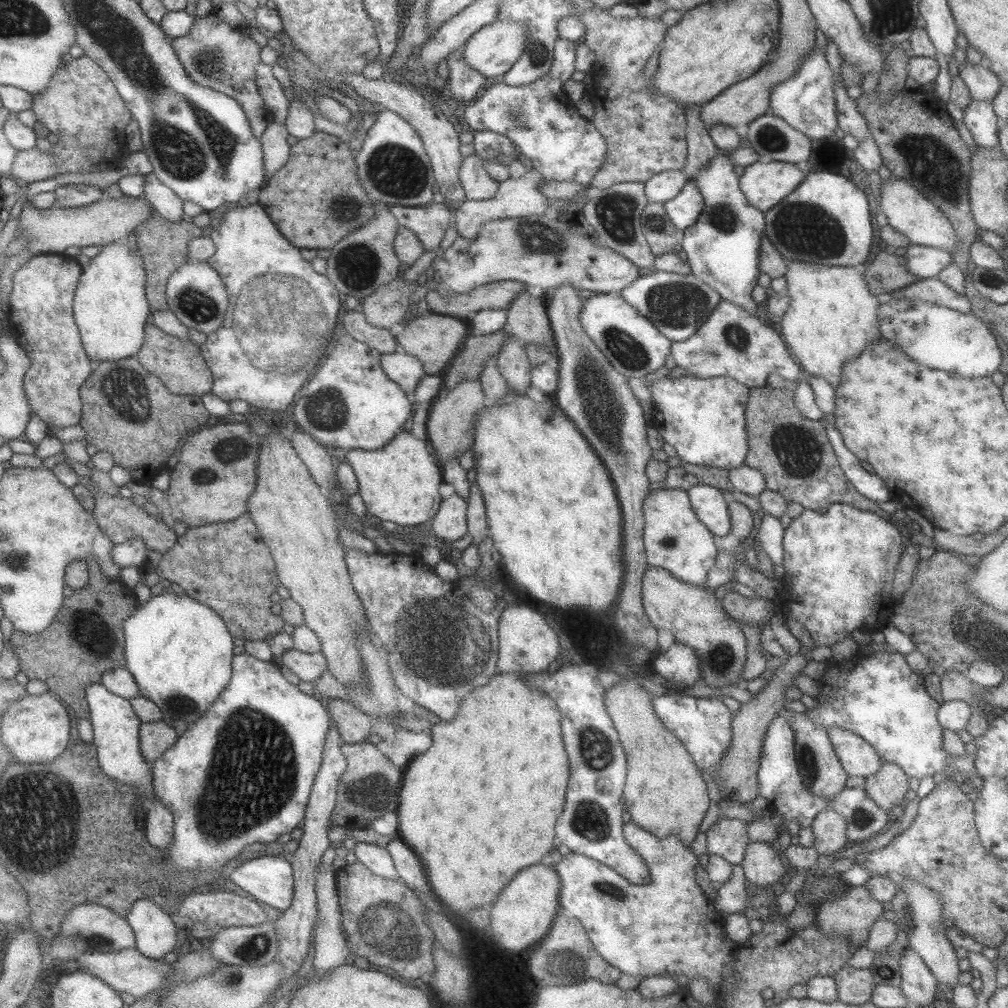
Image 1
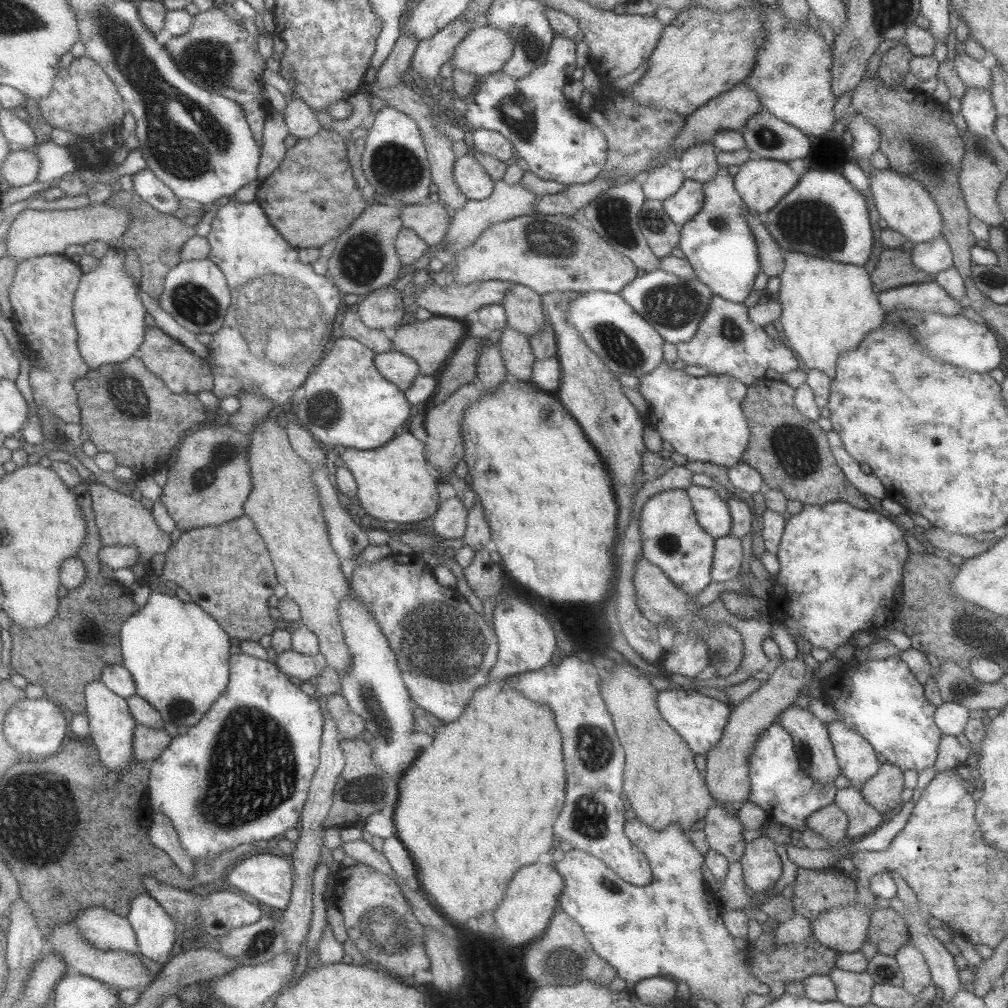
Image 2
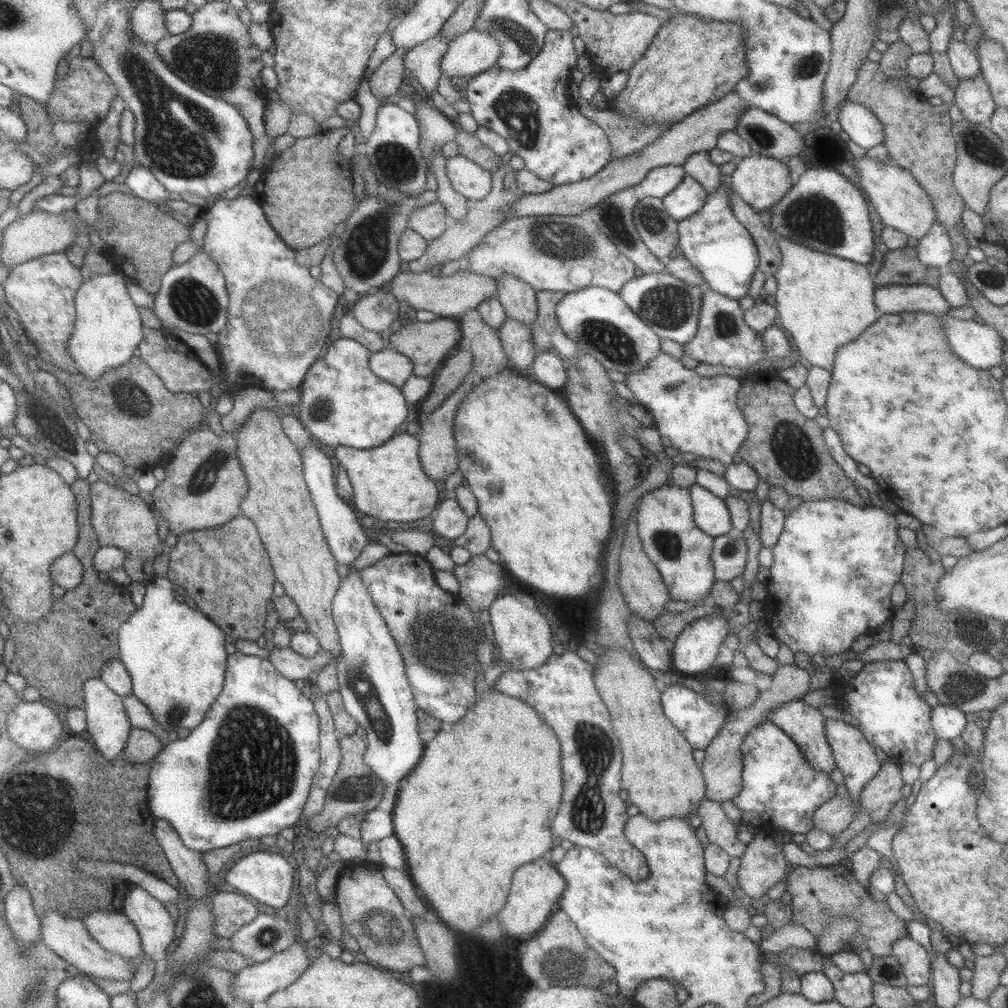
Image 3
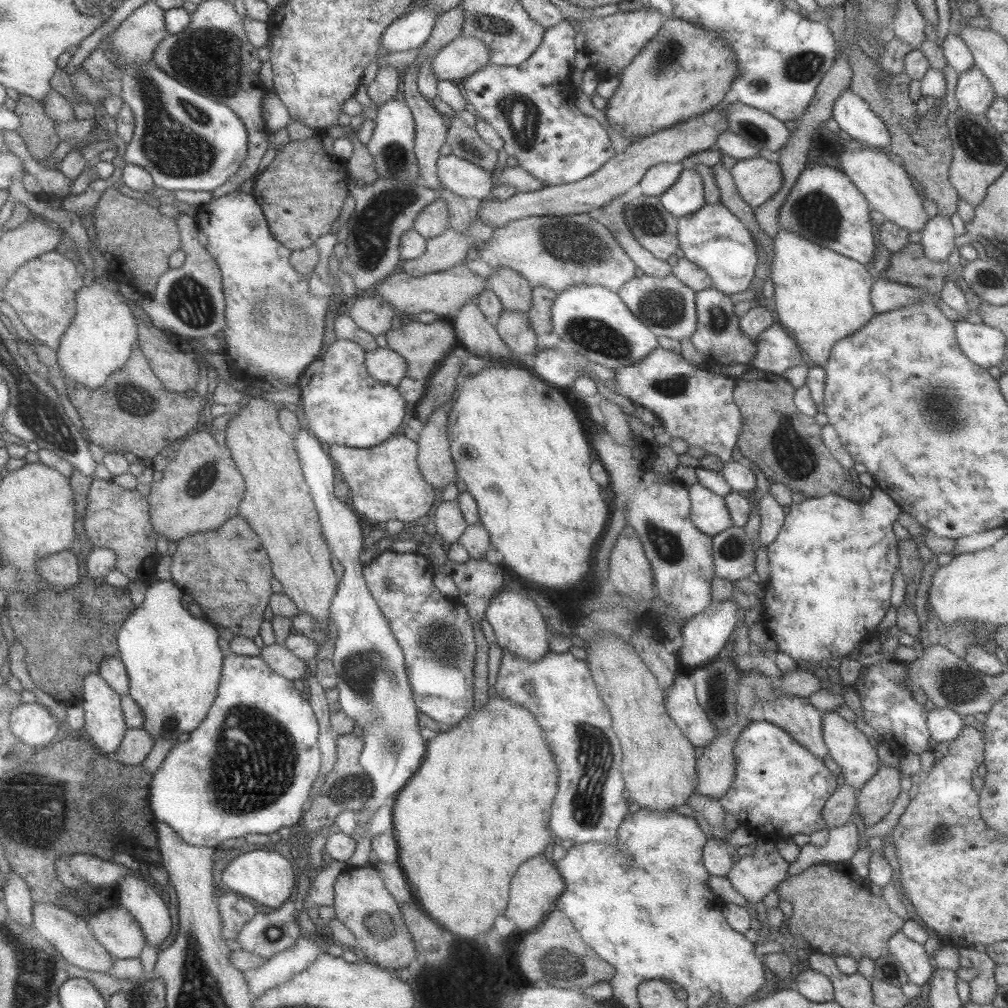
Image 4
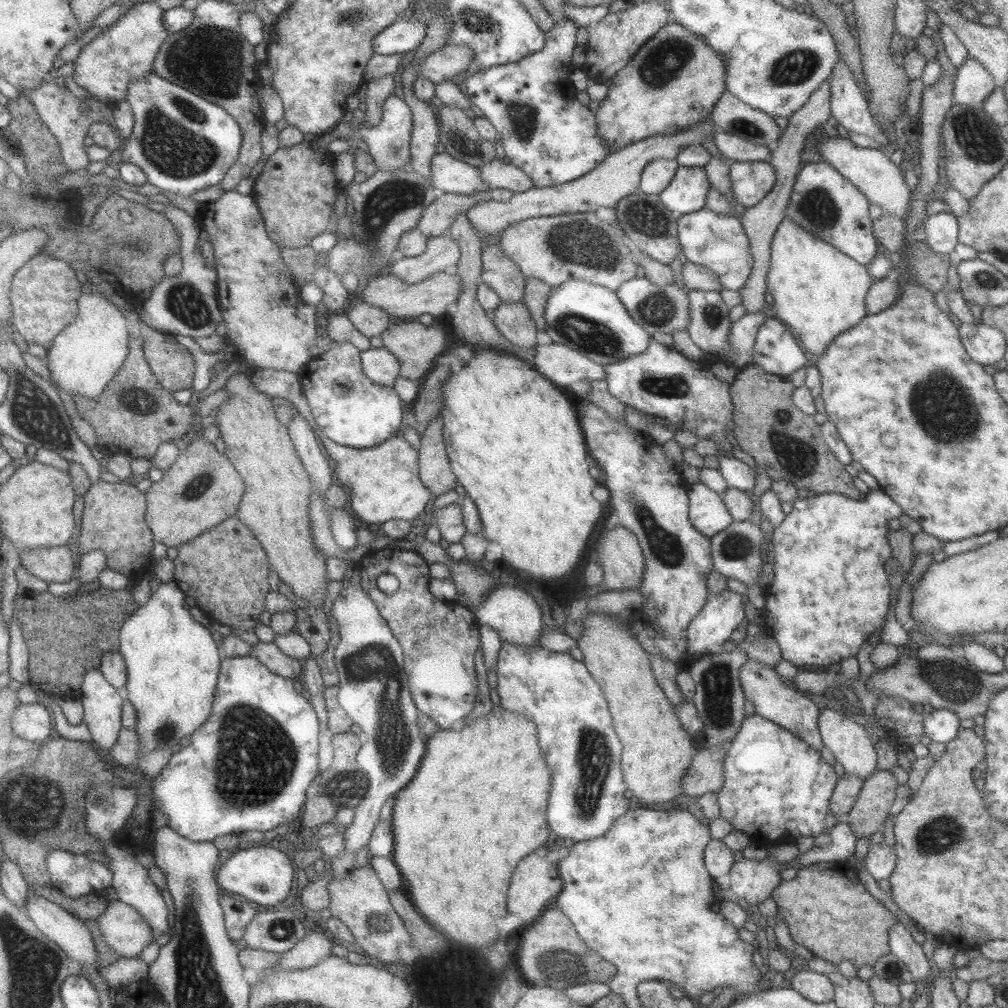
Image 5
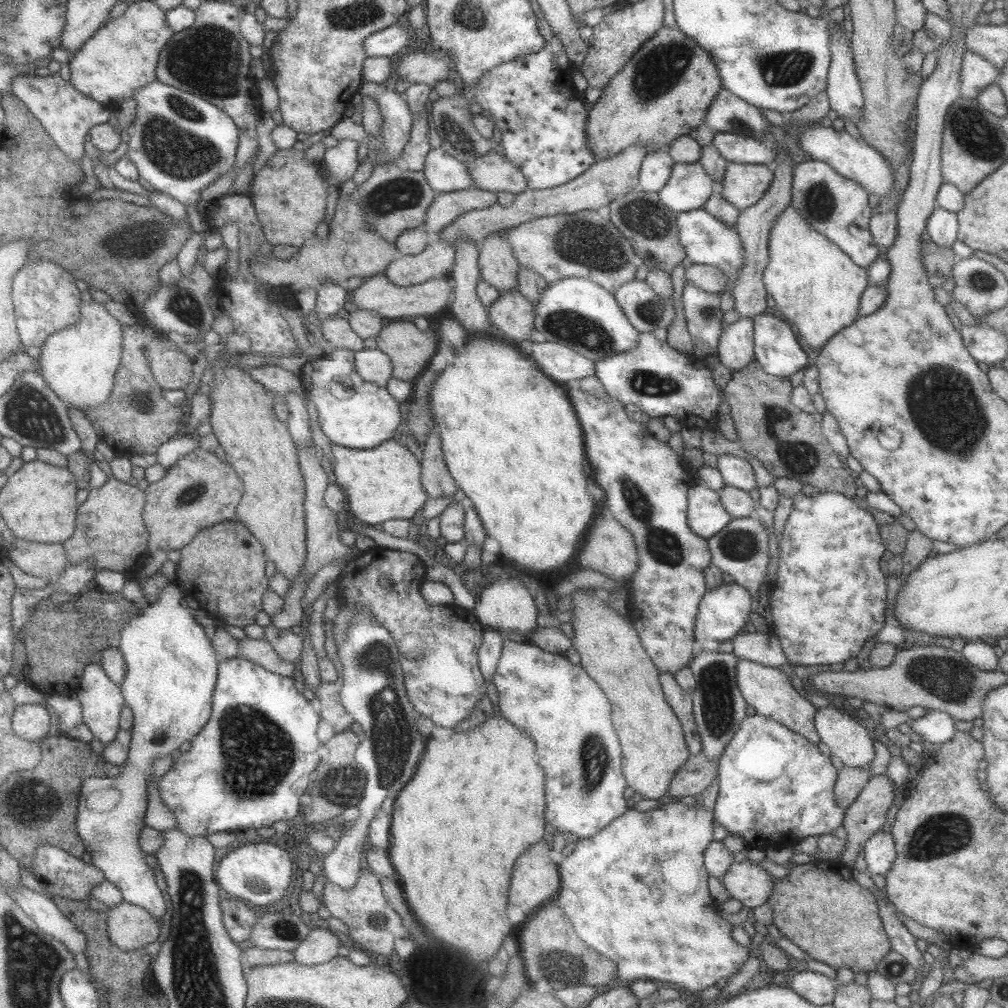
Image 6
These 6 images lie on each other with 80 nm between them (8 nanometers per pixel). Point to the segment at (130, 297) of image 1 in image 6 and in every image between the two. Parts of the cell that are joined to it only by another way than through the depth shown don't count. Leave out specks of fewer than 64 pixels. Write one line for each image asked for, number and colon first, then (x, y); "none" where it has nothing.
2: (110, 317)
3: (109, 329)
4: (100, 342)
5: (85, 357)
6: (79, 363)

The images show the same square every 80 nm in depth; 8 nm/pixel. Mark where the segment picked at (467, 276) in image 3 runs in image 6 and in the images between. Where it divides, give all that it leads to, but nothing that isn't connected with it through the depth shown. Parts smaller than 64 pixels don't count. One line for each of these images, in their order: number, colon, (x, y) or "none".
4: (439, 292)
5: (431, 296)
6: (377, 293)

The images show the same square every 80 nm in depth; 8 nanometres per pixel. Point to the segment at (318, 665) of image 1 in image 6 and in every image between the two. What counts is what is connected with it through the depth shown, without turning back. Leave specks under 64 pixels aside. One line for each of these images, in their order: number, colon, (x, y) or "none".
2: (306, 668)
3: (290, 664)
4: (277, 657)
5: (269, 654)
6: (258, 651)

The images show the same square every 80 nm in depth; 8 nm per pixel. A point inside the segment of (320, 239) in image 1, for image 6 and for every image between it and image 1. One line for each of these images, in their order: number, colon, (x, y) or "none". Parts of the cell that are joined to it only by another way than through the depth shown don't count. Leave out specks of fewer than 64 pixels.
2: (312, 197)
3: (308, 189)
4: (302, 191)
5: (295, 193)
6: (290, 196)

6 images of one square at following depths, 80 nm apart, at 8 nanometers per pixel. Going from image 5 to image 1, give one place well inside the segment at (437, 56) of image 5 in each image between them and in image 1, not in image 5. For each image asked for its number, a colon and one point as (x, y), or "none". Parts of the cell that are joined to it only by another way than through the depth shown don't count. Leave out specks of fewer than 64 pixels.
1: (493, 50)
2: (485, 50)
3: (474, 52)
4: (462, 57)

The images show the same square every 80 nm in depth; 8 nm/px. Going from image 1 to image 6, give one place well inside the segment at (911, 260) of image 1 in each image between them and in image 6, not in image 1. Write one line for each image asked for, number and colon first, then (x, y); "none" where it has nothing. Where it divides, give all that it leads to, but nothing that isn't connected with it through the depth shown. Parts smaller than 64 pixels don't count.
2: (932, 256)
3: (935, 249)
4: (939, 239)
5: (942, 229)
6: (942, 226)

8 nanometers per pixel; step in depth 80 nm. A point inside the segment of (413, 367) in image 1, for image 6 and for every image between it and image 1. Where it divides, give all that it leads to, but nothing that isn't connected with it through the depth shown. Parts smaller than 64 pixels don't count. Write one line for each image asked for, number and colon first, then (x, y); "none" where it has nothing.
2: (396, 367)
3: (388, 364)
4: (385, 365)
5: (379, 364)
6: (372, 365)

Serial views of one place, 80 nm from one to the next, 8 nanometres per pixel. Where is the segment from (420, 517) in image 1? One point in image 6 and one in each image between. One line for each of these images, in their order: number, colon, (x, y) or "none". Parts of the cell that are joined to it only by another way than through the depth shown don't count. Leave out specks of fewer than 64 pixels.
2: (395, 483)
3: (389, 483)
4: (386, 483)
5: (383, 481)
6: (382, 483)

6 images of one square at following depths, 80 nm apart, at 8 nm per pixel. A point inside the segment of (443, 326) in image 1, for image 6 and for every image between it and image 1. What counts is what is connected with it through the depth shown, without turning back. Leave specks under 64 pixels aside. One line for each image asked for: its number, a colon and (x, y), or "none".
2: (431, 343)
3: (427, 344)
4: (424, 346)
5: (416, 346)
6: (409, 350)

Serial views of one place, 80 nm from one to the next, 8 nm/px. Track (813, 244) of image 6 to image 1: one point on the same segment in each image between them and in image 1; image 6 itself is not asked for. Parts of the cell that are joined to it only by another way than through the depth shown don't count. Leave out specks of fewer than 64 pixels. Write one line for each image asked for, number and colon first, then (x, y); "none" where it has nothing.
1: (832, 315)
2: (828, 307)
3: (824, 301)
4: (821, 296)
5: (819, 291)

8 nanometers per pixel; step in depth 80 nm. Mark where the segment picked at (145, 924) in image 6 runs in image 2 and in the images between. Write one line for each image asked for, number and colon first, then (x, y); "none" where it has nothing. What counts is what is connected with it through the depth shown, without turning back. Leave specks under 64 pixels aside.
2: (105, 929)
3: (113, 929)
4: (116, 928)
5: (124, 928)

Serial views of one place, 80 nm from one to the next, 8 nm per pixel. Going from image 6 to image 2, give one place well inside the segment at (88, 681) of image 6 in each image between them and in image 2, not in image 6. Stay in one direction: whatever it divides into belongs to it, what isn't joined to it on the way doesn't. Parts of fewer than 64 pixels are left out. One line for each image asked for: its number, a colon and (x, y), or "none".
2: (112, 725)
3: (108, 725)
4: (105, 721)
5: (104, 704)

